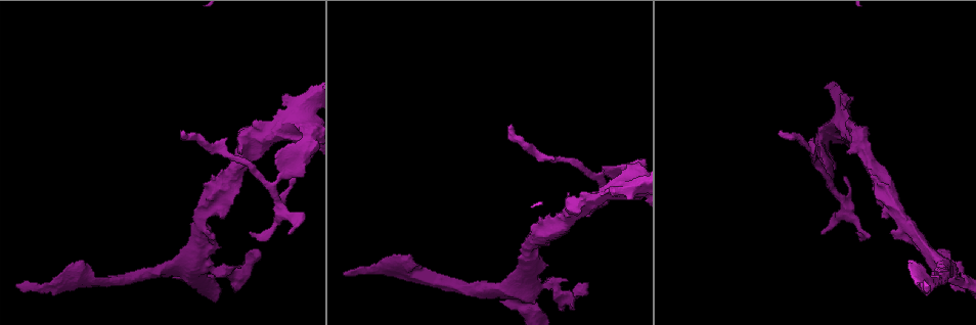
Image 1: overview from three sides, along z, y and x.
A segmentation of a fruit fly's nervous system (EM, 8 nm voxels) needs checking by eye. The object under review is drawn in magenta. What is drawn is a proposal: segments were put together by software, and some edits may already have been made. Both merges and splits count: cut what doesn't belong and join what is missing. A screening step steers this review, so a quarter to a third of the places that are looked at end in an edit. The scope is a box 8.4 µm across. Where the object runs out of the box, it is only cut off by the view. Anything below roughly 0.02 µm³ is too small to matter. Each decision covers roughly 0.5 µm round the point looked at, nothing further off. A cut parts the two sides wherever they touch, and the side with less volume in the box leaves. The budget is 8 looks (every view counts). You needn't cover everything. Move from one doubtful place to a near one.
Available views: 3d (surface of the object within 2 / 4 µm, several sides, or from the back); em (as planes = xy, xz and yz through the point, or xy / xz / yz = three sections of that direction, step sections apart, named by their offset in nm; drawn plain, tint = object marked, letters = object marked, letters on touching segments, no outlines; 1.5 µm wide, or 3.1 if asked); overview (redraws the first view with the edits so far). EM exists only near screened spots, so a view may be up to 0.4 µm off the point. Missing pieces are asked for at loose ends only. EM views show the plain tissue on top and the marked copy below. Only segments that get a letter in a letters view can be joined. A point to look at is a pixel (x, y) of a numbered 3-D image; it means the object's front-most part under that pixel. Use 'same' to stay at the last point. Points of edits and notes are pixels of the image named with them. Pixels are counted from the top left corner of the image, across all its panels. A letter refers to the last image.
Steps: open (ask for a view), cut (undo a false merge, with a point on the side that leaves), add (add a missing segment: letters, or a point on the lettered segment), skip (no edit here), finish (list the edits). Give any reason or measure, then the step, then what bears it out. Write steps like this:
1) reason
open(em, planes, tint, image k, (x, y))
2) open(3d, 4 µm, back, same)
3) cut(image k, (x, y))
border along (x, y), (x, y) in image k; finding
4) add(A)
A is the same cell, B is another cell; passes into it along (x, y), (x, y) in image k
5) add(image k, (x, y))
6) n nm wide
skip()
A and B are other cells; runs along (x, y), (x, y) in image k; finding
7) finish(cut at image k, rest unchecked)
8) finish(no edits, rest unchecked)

an open end
open(em, planes, letters, image 1, (588, 284))

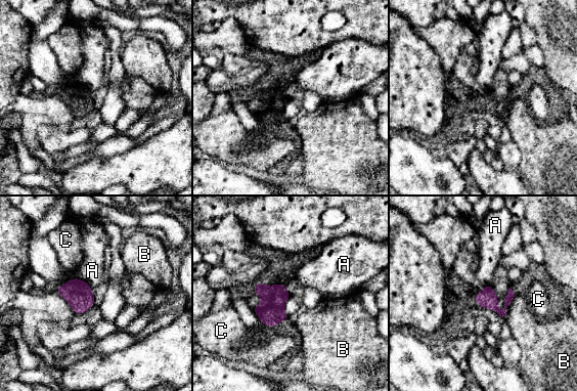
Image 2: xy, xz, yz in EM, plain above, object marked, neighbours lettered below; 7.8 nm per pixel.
skip()
A, B and C are other cells; border along (78, 277), (91, 286) in image 2; no lettered segment goes on from it

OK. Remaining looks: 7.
branch stops here
open(3d, 2 µm, image 1, (823, 232))

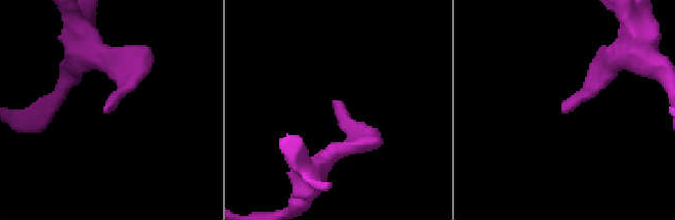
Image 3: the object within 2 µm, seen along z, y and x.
open(em, planes, letters, image 3, (561, 106))

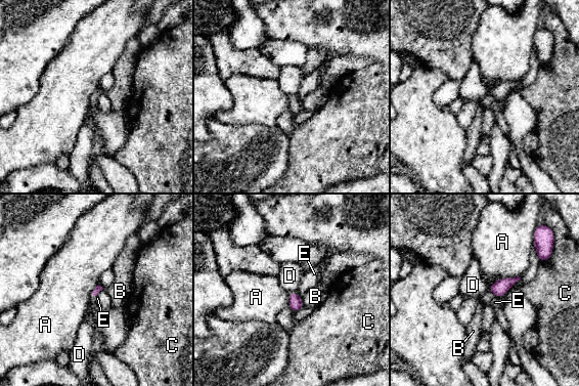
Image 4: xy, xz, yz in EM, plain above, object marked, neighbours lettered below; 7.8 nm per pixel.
skip()
A, B, C, D and E are other cells; border along (295, 291), (290, 293) in image 4; none of them fits

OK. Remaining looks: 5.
an open end
open(em, xy, step 4, tint, image 1, (908, 262))

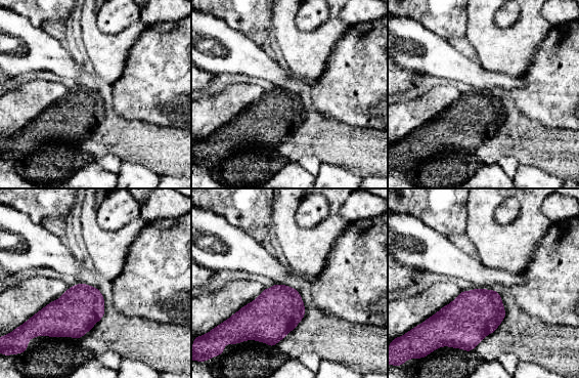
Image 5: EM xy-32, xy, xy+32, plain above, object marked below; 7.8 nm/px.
open(em, planes, letters, same)

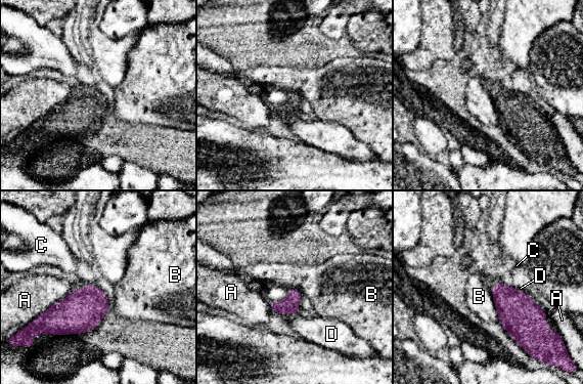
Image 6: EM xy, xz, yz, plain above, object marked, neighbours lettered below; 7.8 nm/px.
skip()
A, B, C and D are other cells; border along (490, 290), (498, 321) in image 6; no lettered segment goes on from it

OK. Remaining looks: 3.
finish(no edits, rest unchecked)

